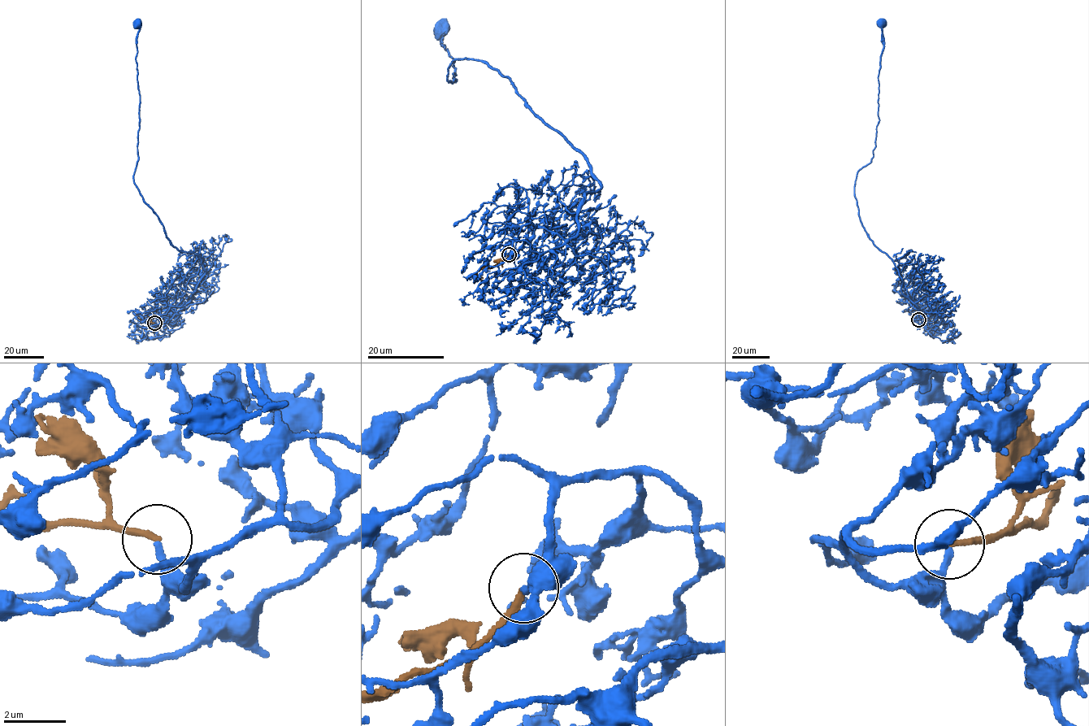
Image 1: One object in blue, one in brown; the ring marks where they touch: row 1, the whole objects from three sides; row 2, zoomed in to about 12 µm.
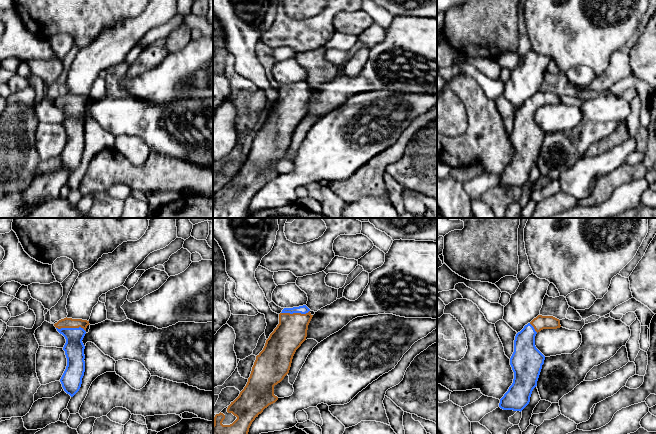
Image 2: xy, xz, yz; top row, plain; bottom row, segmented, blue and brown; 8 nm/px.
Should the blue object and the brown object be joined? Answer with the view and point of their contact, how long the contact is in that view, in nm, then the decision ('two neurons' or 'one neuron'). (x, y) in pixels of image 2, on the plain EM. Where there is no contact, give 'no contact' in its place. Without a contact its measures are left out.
xy (71, 104) | 240 nm | one neuron

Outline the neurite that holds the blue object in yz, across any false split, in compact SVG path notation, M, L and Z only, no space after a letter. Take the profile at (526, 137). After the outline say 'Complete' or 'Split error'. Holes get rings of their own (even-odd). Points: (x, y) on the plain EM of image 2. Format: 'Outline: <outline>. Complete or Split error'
Outline: M538 91L516 110L514 128L510 134L514 155L508 167L500 175L501 185L521 188L529 180L545 136L545 132L535 122L535 112L543 105L560 103L559 95Z. Split error

